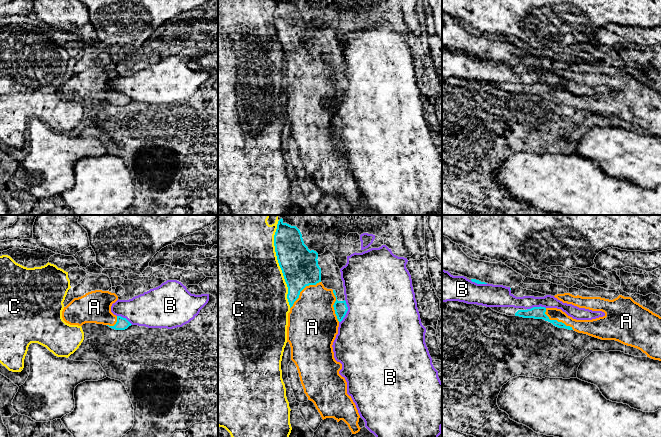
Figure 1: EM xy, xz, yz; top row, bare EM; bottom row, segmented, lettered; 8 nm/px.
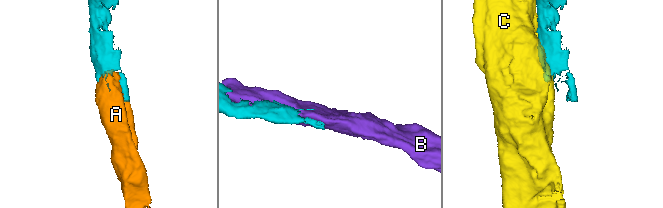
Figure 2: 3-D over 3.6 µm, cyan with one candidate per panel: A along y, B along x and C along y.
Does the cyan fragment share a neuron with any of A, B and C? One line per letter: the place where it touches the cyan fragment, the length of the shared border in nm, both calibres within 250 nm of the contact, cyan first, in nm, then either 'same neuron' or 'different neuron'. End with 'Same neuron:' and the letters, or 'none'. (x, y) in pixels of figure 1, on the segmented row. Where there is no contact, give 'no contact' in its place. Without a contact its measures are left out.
A: xz (302, 289) | 340 nm | 300/380 nm | same neuron
B: xz (347, 310) | 190 nm | 110/500 nm | different neuron
C: xz (279, 264) | 700 nm | 300/500 nm | different neuron
Same neuron: A

